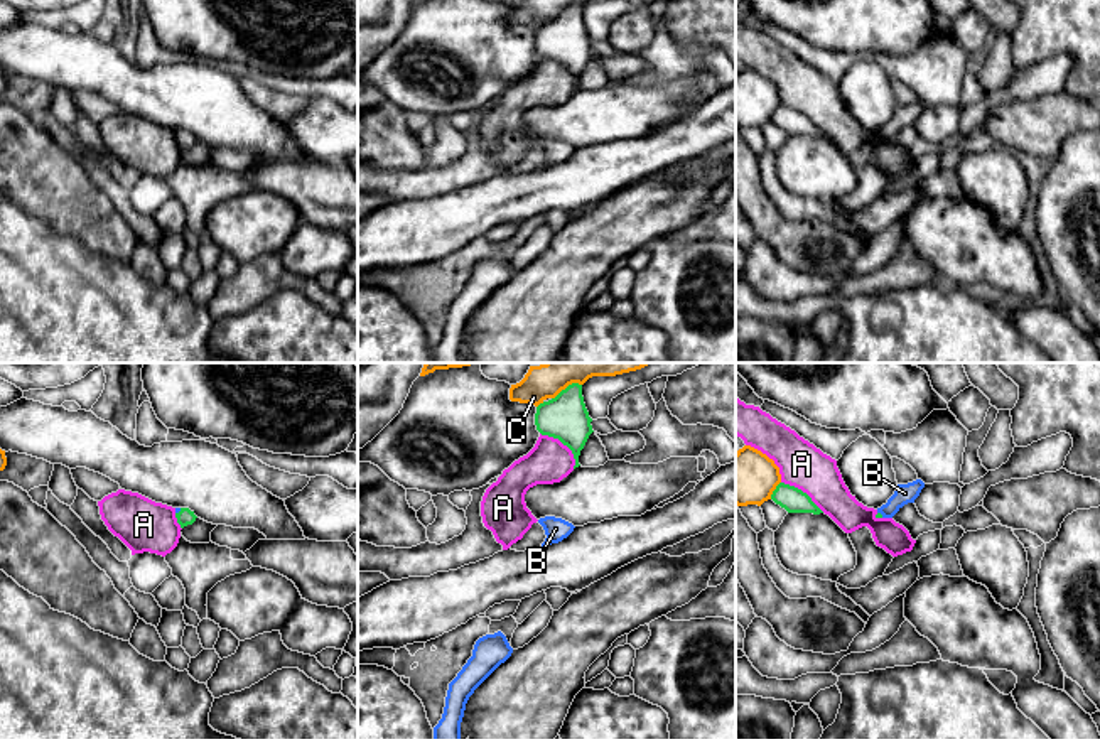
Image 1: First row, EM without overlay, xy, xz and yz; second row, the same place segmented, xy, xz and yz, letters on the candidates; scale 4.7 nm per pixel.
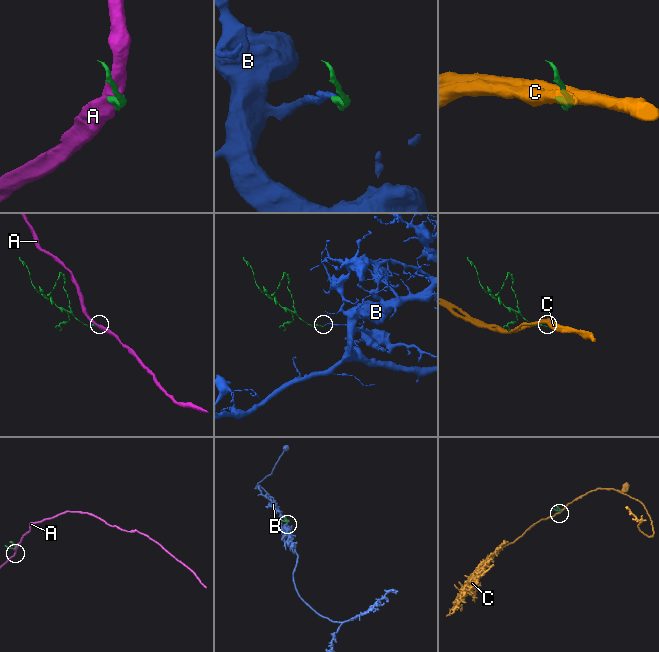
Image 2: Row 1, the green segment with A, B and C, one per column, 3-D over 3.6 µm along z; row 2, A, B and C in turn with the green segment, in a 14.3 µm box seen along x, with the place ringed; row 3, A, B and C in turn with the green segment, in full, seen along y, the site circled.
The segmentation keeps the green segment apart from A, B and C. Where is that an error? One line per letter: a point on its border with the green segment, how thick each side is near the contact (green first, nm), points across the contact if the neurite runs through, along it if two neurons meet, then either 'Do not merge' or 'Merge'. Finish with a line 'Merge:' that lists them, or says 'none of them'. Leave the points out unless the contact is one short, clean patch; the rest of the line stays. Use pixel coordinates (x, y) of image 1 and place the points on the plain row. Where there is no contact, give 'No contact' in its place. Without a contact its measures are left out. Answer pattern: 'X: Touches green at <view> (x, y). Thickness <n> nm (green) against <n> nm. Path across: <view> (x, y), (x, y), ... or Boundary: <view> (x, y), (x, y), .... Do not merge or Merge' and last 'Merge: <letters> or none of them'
A: Touches green at xz (564, 66). Thickness 220 nm (green) against 200 nm. Do not merge
B: Touches green at xy (179, 134). Thickness 80 nm (green) against 20 nm. Path across: xy (184, 139), (179, 134), (177, 132). Merge
C: Touches green at yz (775, 112). Thickness 120 nm (green) against 260 nm. Do not merge
Merge: B

